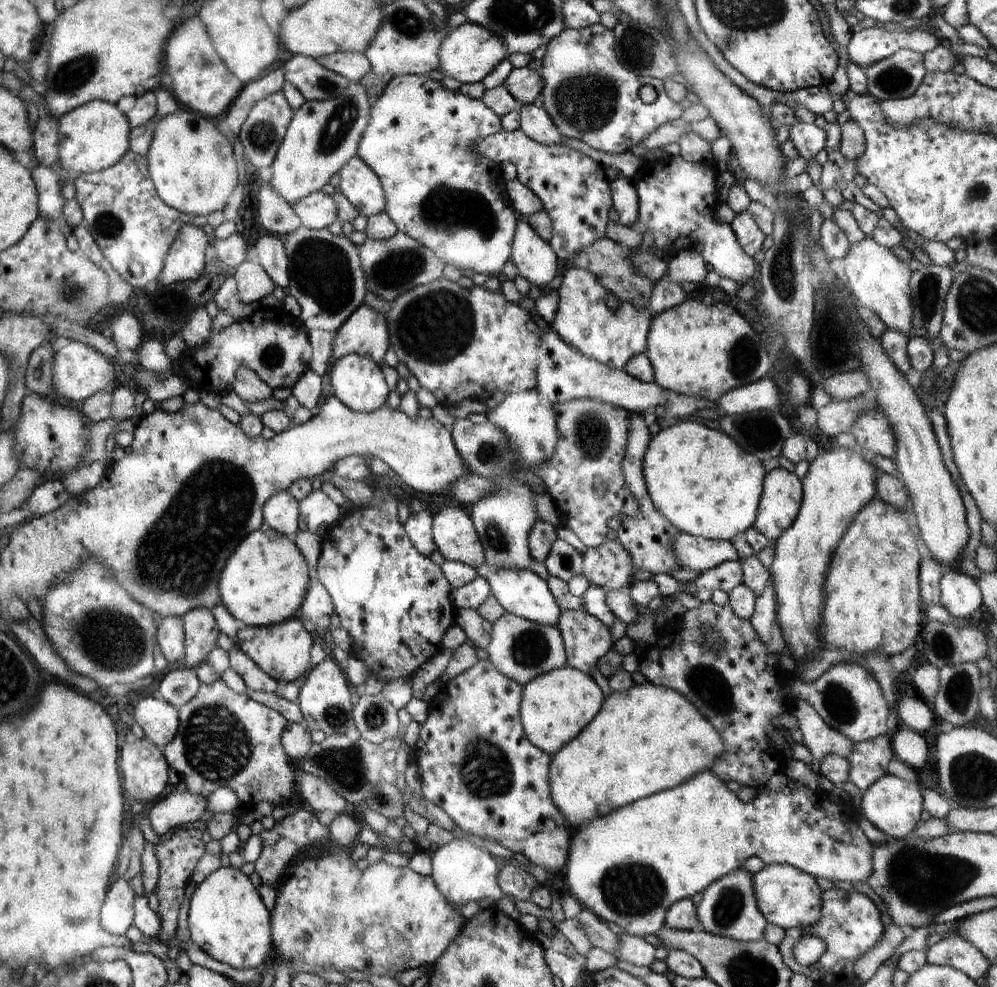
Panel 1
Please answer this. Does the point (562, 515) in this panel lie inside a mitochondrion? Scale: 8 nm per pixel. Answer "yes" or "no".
no

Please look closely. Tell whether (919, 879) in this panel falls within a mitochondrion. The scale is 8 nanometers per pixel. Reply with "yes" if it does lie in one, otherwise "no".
yes

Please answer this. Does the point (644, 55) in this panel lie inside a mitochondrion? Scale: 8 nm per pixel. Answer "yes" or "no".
yes

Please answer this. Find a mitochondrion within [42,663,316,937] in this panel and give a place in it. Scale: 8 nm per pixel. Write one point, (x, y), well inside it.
(217, 745)

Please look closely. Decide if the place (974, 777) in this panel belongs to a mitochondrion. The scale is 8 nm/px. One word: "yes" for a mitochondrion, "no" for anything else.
yes

